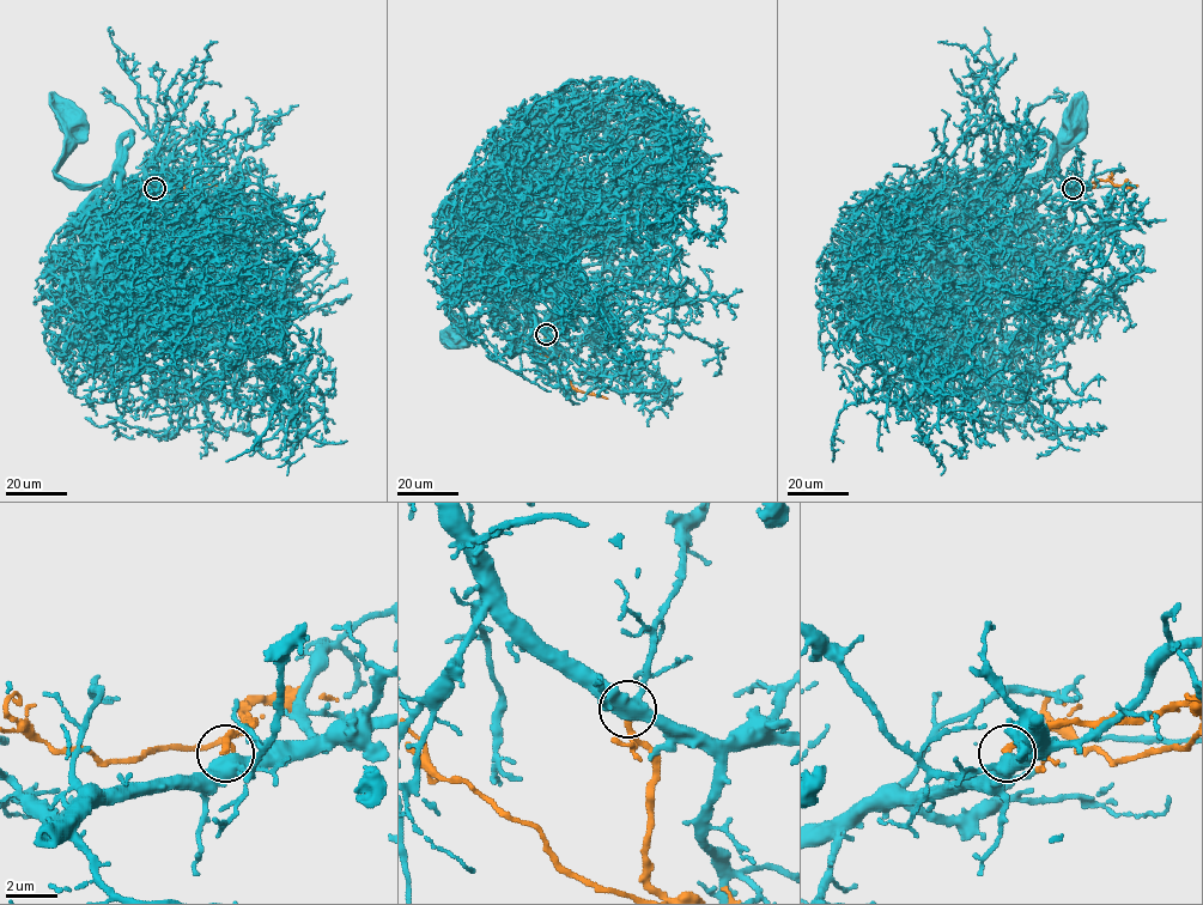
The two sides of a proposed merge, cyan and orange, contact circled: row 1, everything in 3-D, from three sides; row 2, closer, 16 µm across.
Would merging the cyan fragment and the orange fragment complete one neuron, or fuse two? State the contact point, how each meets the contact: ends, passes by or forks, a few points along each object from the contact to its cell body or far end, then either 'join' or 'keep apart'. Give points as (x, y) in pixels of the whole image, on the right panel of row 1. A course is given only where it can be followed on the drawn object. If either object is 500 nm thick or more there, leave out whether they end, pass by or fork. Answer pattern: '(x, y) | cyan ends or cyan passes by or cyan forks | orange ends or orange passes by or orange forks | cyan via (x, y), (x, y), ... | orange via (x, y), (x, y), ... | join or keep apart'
(1073, 188) | cyan forks | orange ends | cyan via (1073, 188), (1037, 207), (1021, 260), (955, 261), (978, 210), (1006, 183), (1039, 176), (1071, 129) | orange via (1073, 188), (1103, 181), (1129, 189), (1137, 186) | keep apart

